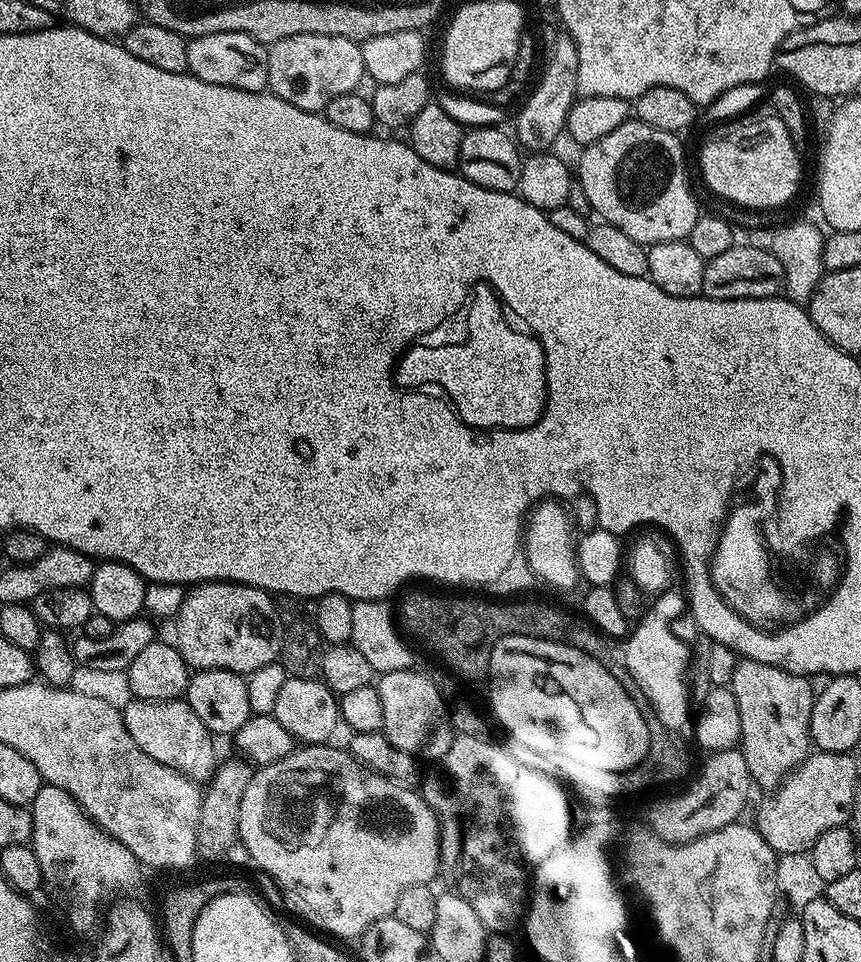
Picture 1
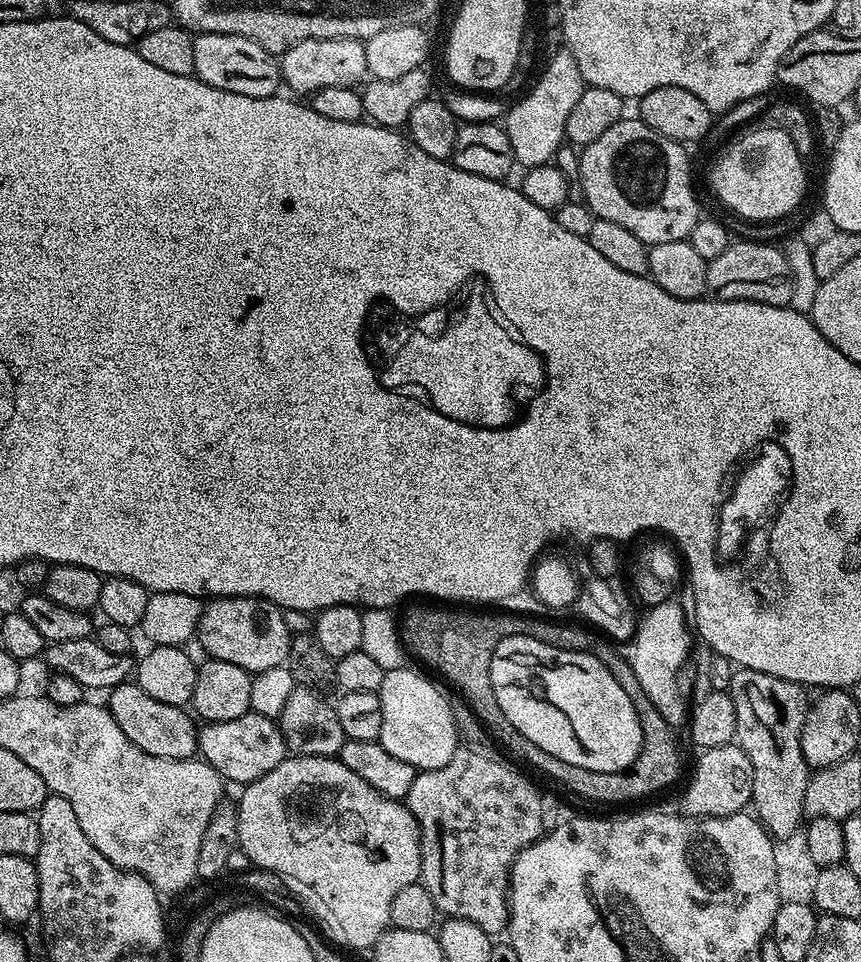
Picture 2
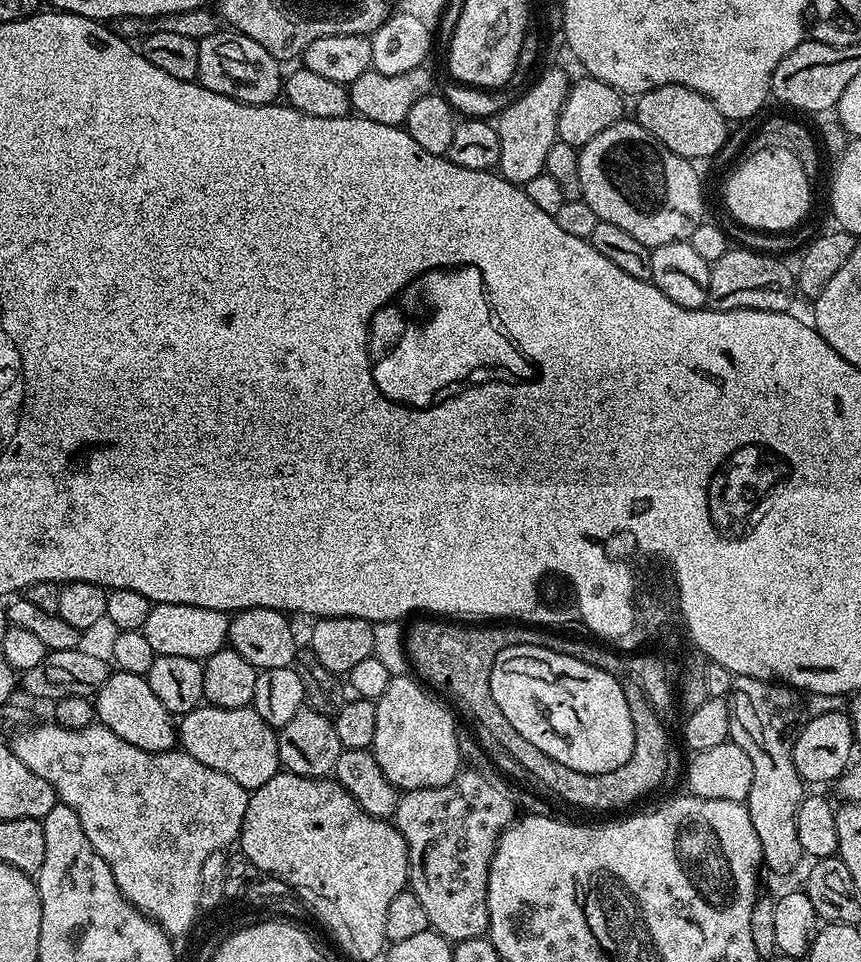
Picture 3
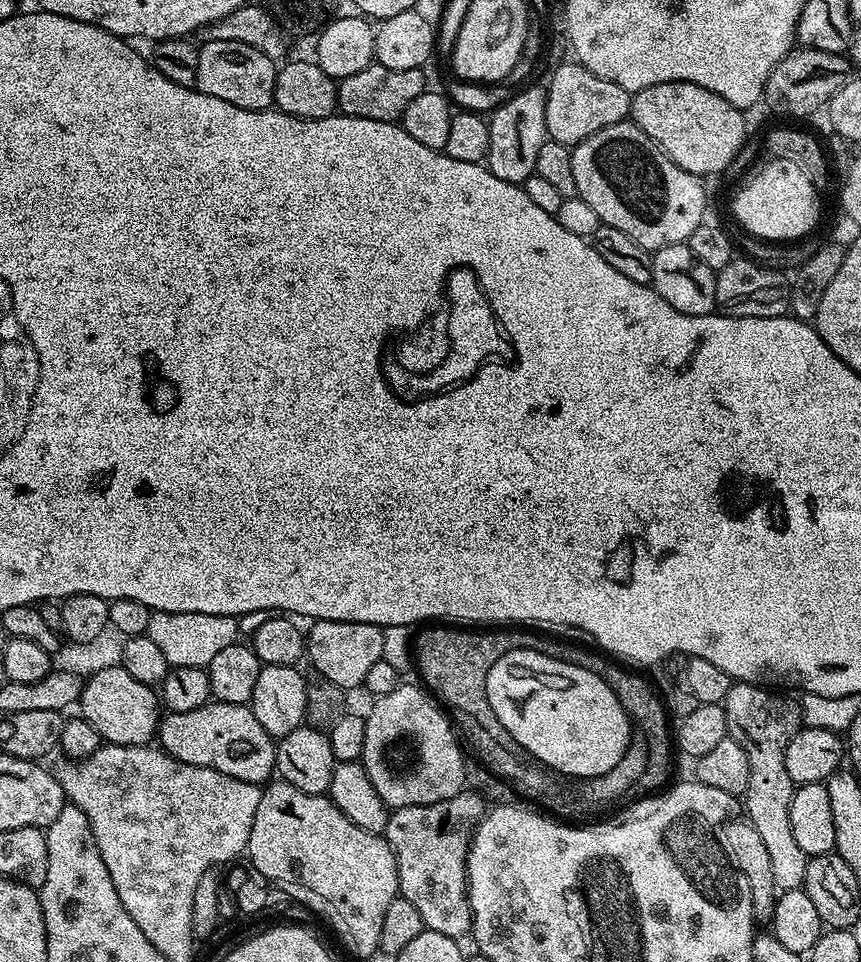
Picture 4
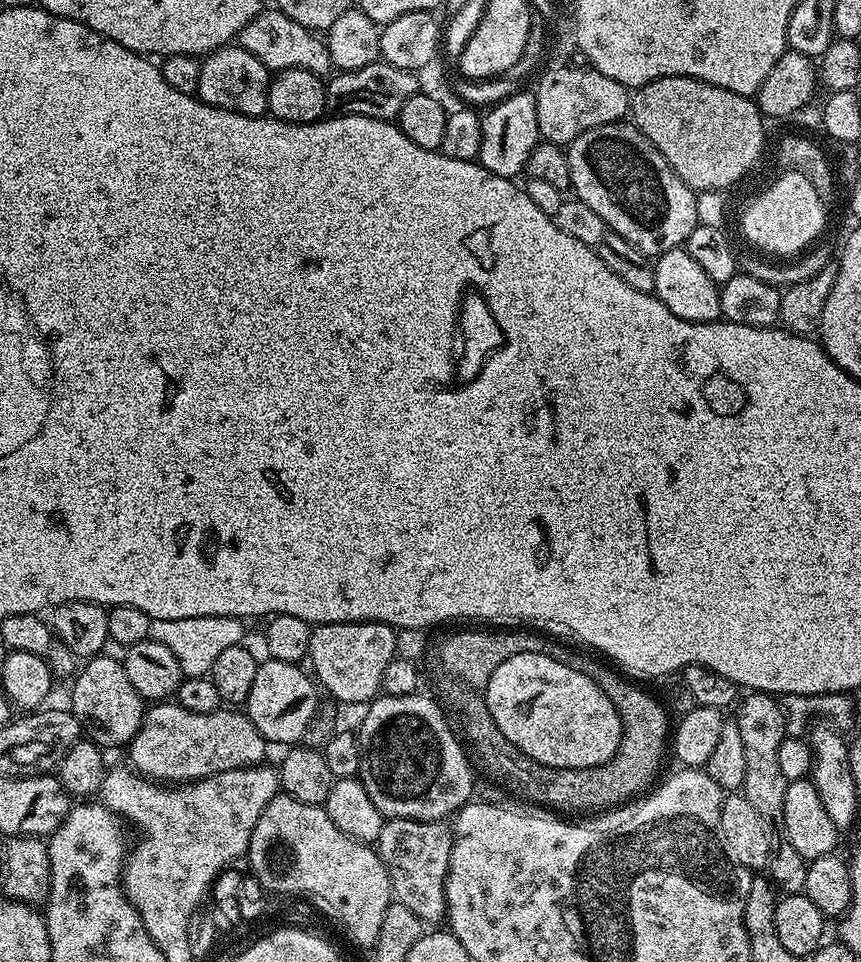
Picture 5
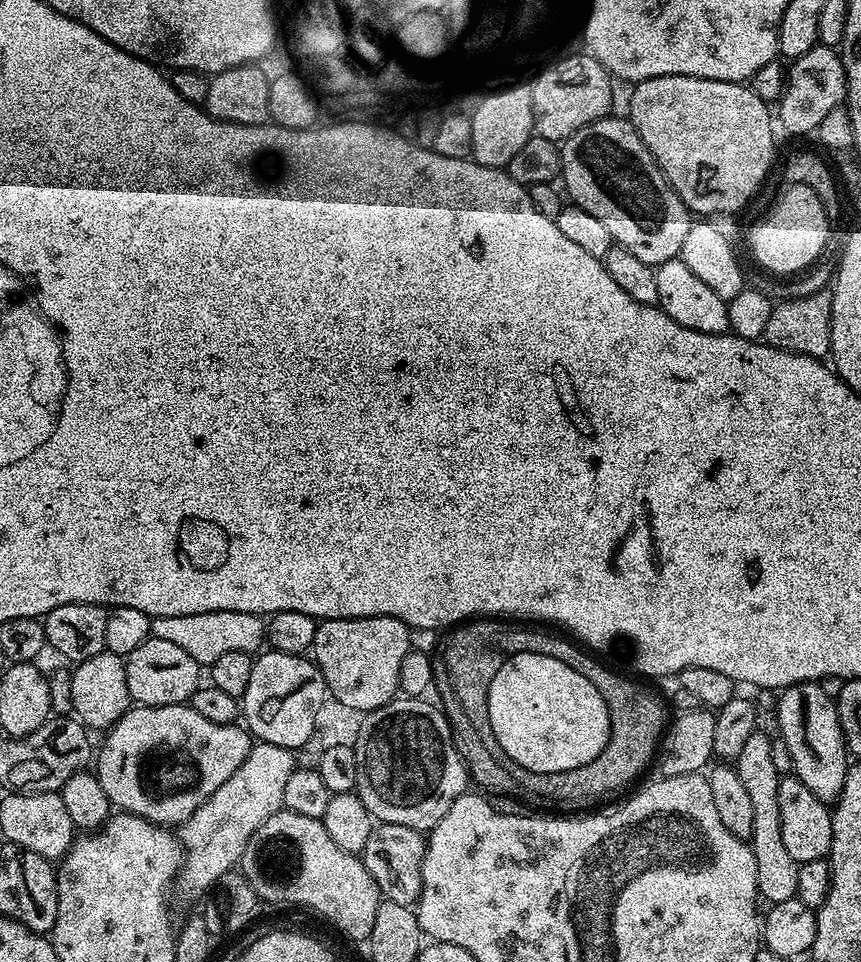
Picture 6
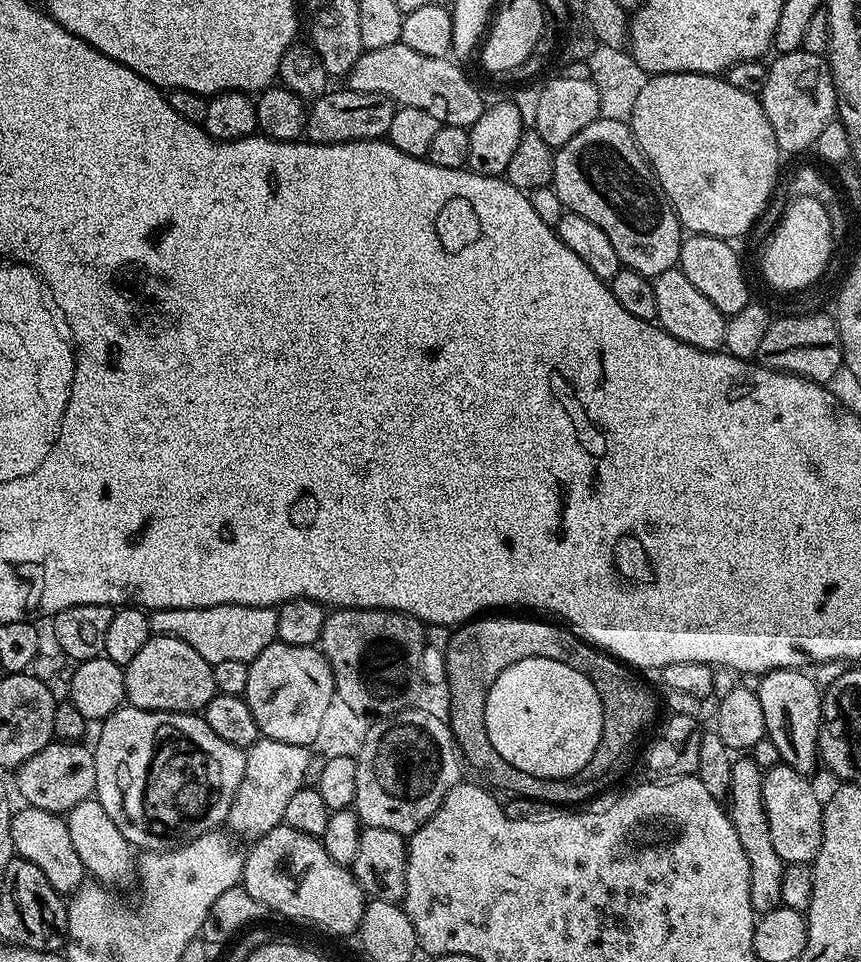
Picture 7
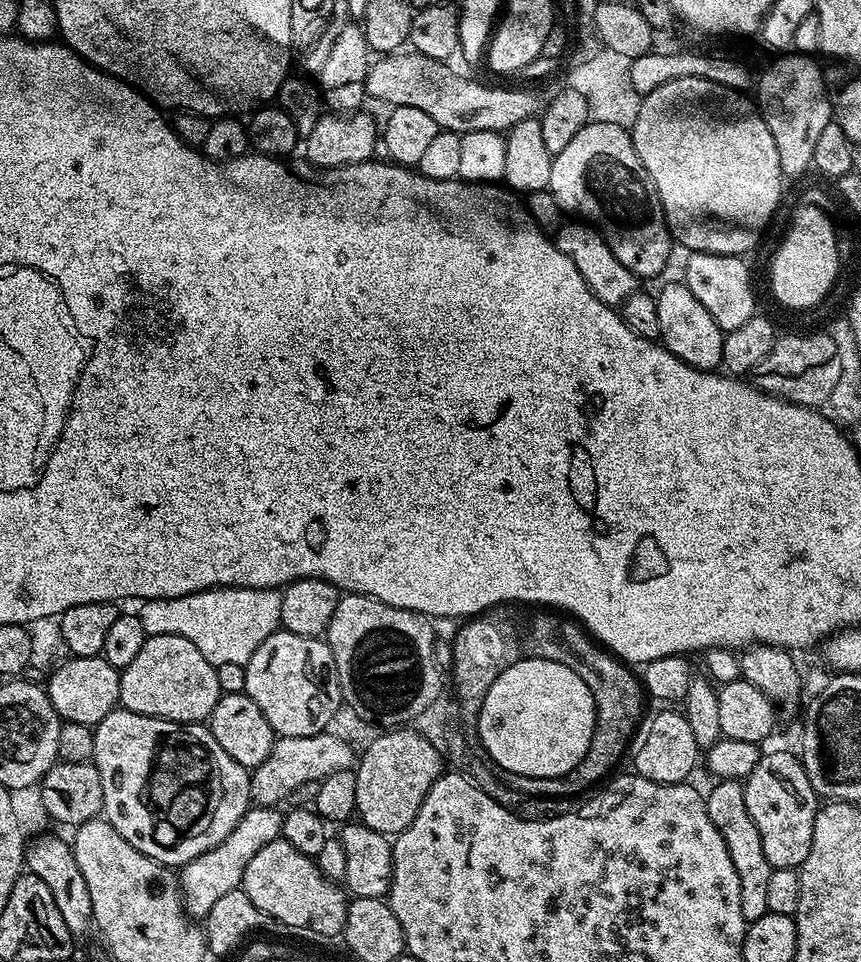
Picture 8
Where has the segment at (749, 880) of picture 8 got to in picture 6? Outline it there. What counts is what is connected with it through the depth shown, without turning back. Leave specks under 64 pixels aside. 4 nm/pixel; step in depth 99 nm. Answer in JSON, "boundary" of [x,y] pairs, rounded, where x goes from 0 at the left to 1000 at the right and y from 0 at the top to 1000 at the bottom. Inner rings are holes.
{"boundary":[[[886,759],[873,761],[866,775],[862,775],[862,784],[857,784],[852,791],[852,797],[876,838],[871,876],[878,893],[878,926],[884,937],[892,936],[893,941],[899,941],[925,935],[929,899],[922,892],[918,892],[918,888],[913,888],[913,878],[908,875],[908,846],[904,846],[904,817],[908,805],[899,800],[899,791],[894,789],[895,774],[894,765]]]}

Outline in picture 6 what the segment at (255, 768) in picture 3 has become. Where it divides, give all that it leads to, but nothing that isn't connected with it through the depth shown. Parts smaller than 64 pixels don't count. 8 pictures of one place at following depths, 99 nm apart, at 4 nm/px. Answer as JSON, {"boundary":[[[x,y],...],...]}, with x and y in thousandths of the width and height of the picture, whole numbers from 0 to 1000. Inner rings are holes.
{"boundary":[[[218,732],[178,736],[154,734],[135,754],[124,758],[122,765],[125,766],[117,778],[115,774],[109,790],[109,805],[116,811],[118,821],[123,821],[127,837],[187,859],[208,859],[221,851],[225,842],[230,842],[235,834],[239,834],[239,830],[244,830],[281,792],[286,792],[295,772],[294,766],[278,752],[243,751]]]}

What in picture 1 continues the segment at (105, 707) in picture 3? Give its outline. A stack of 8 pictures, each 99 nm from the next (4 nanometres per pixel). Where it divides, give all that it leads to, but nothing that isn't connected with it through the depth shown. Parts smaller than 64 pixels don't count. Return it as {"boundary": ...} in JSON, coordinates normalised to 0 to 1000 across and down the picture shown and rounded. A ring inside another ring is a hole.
{"boundary":[[[150,727],[149,733],[143,733],[142,743],[146,759],[151,759],[151,767],[168,784],[174,784],[179,792],[188,792],[188,796],[197,796],[229,813],[240,813],[246,810],[247,802],[253,797],[251,778],[246,774],[247,762],[221,738],[217,727],[208,728],[159,728]]]}

